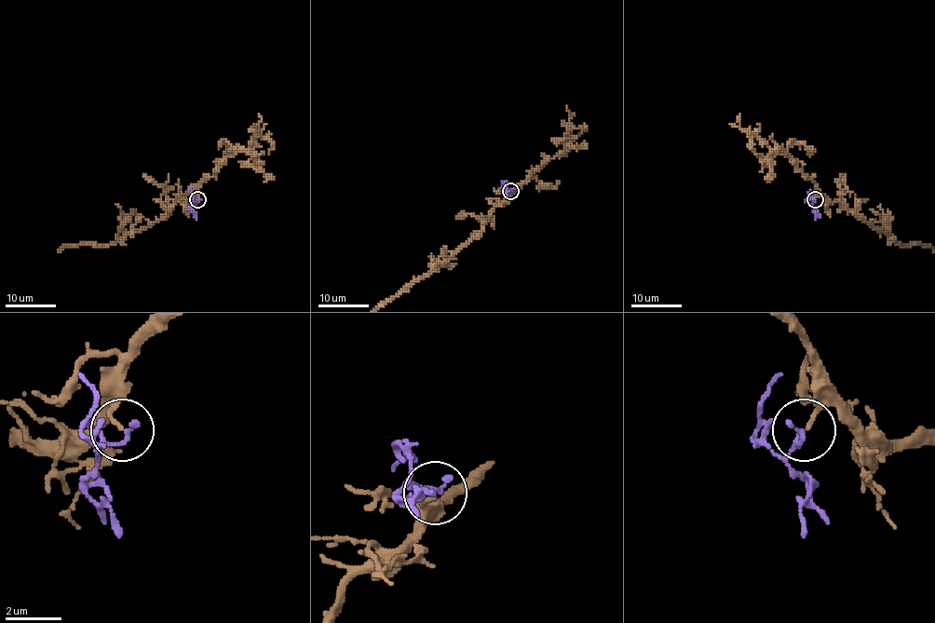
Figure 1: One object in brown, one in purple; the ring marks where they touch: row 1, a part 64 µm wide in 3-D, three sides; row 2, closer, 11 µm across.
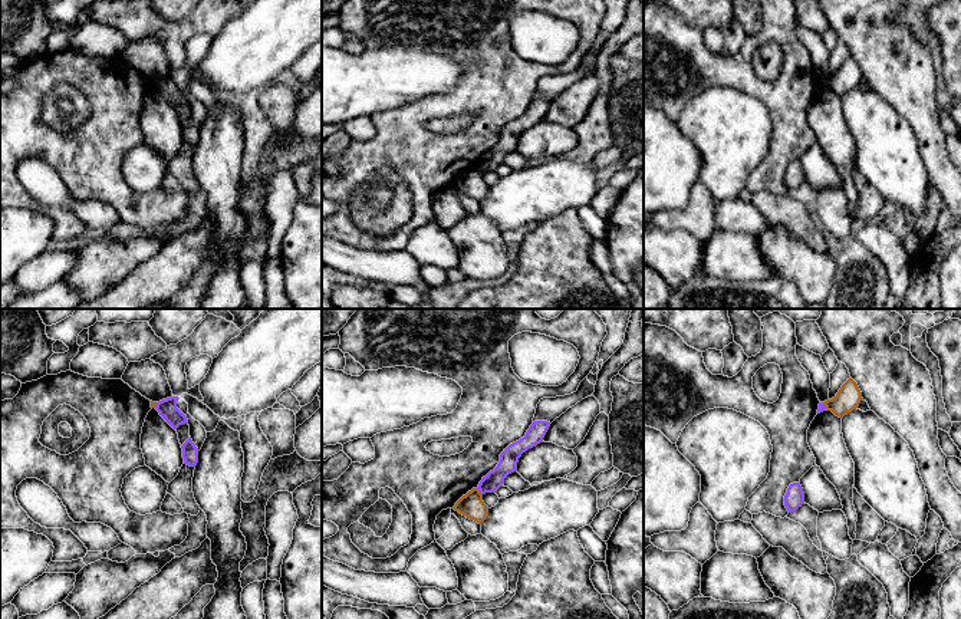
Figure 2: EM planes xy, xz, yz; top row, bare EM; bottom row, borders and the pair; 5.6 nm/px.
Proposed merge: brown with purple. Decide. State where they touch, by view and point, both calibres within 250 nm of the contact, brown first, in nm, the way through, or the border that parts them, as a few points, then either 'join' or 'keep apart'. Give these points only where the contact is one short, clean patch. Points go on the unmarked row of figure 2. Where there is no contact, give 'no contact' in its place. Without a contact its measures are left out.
contact xz (479, 170); calibres 140 and 110 nm; border xz (477, 165), (481, 173); keep apart

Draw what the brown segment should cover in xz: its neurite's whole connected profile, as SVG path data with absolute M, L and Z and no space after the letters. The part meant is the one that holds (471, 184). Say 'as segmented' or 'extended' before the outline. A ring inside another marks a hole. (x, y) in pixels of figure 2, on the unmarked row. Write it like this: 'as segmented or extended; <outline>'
as segmented; M473 167L463 174L452 187L478 203L488 194L488 185L484 182L483 172L478 167Z

